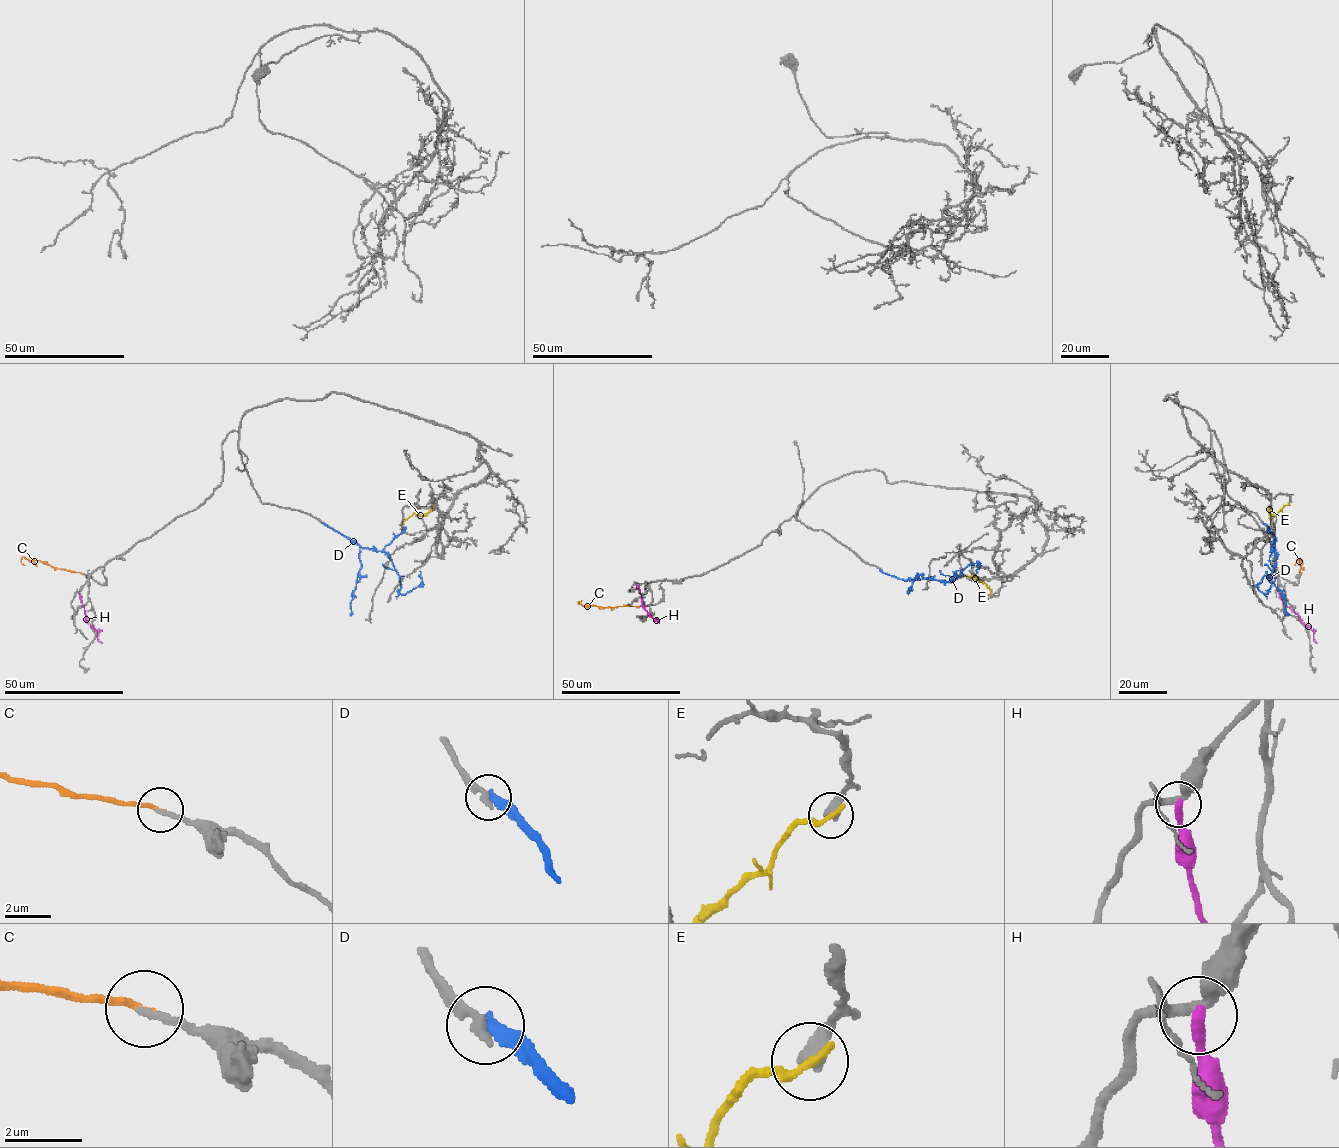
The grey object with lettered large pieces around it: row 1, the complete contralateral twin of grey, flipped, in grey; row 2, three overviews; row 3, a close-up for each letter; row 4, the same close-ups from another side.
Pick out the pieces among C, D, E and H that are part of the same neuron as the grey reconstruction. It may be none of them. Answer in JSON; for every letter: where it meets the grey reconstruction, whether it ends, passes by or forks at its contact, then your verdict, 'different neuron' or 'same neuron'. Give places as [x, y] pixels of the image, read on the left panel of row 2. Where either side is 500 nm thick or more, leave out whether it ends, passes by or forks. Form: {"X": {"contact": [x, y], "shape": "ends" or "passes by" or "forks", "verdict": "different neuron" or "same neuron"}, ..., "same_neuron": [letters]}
{"C": {"contact": [81, 573], "shape": "ends", "verdict": "same neuron"}, "D": {"contact": [323, 523], "shape": "ends", "verdict": "different neuron"}, "E": {"contact": [433, 504], "verdict": "different neuron"}, "H": {"contact": [79, 592], "shape": "ends", "verdict": "different neuron"}, "same_neuron": ["C"]}

